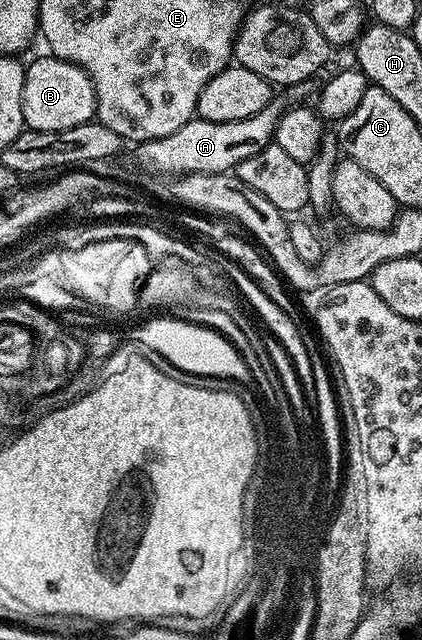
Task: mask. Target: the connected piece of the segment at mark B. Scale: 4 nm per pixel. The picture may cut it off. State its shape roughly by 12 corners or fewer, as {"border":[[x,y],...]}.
{"border":[[71,61],[27,66],[24,124],[66,131],[96,117],[96,92]]}

